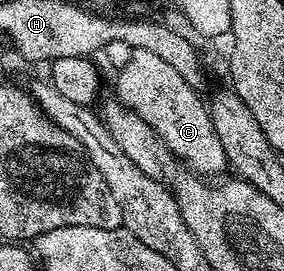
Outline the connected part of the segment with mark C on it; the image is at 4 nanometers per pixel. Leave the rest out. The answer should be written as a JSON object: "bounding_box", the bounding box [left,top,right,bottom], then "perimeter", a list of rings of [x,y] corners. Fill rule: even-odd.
{"bounding_box":[116,48,227,178],"perimeter":[[[136,48],[128,66],[117,69],[116,76],[118,76],[117,99],[125,108],[129,108],[144,120],[151,131],[162,141],[163,149],[175,161],[183,160],[187,164],[183,165],[191,173],[203,178],[218,178],[225,173],[222,171],[227,171],[224,146],[220,146],[220,138],[216,138],[216,130],[212,126],[207,101],[205,99],[202,101],[198,97],[201,96],[199,89],[188,86],[188,82],[184,82],[184,78],[180,78],[180,74],[176,74],[176,70],[172,70],[172,66],[168,66],[168,62],[164,62],[157,54],[148,54],[148,50]]]}

